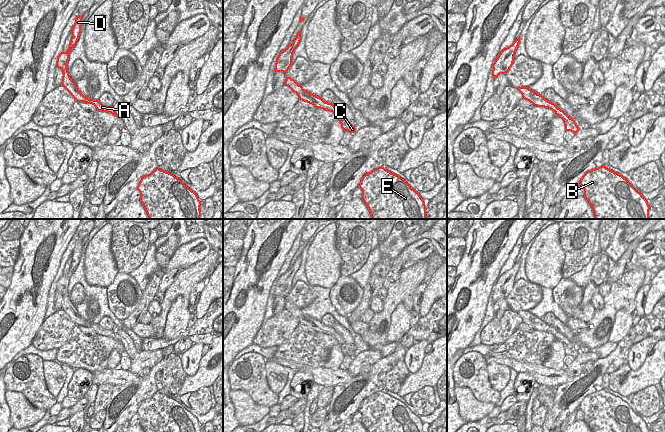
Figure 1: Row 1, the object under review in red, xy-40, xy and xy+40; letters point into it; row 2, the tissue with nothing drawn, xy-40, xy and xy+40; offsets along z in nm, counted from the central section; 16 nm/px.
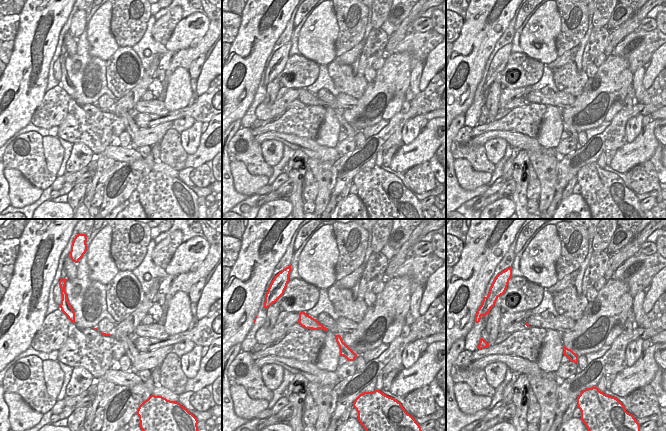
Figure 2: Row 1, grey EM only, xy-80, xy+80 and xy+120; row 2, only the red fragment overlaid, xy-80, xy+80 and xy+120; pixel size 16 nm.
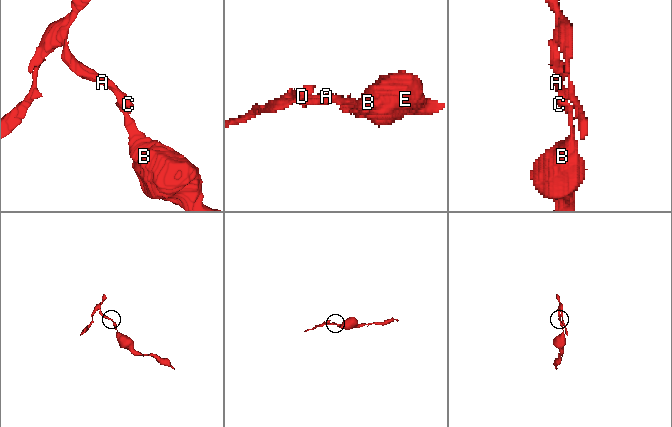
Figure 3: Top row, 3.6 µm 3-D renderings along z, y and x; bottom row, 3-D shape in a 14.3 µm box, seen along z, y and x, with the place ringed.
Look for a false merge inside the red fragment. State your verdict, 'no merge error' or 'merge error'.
merge error

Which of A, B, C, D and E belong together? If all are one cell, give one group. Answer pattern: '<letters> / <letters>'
A B C E / D

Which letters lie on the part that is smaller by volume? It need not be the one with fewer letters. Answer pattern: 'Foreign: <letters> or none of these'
Foreign: D

